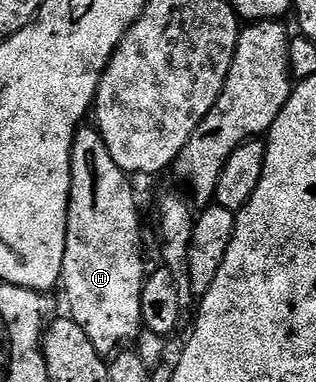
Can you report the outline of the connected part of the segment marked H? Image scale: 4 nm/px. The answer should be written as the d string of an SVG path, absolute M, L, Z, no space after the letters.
M81 126L72 142L70 197L68 198L68 220L66 221L66 257L62 261L60 278L62 288L64 287L64 295L68 298L68 307L72 310L69 311L71 319L78 325L82 325L82 329L86 332L86 337L90 337L94 349L98 349L98 353L105 357L111 356L113 353L119 352L125 345L131 344L128 343L131 339L132 342L139 340L142 330L140 318L142 317L142 289L144 288L146 270L144 271L144 251L140 248L140 211L136 208L136 195L132 192L131 181L133 182L123 169L116 164L114 157L110 157L110 149L106 149L106 141L102 141L102 137L95 126Z

